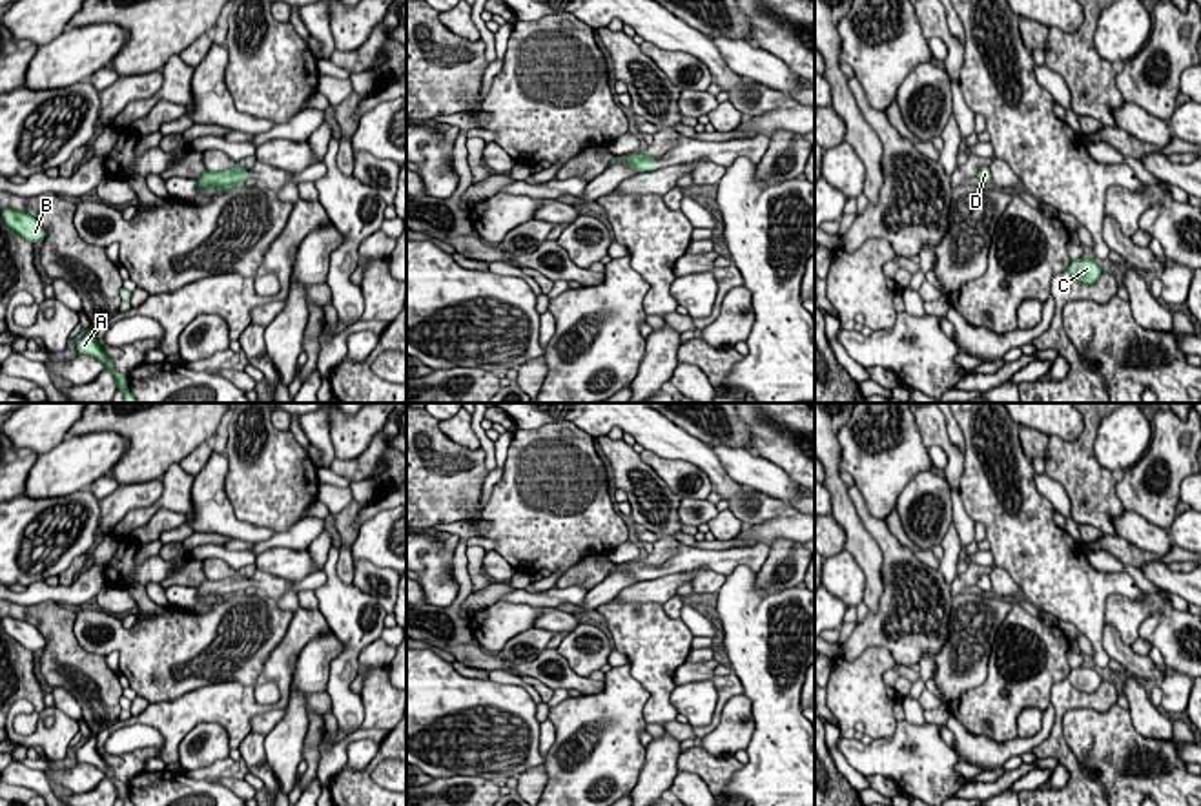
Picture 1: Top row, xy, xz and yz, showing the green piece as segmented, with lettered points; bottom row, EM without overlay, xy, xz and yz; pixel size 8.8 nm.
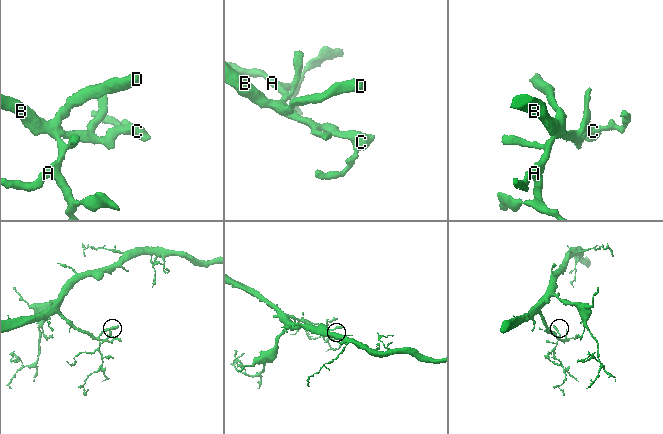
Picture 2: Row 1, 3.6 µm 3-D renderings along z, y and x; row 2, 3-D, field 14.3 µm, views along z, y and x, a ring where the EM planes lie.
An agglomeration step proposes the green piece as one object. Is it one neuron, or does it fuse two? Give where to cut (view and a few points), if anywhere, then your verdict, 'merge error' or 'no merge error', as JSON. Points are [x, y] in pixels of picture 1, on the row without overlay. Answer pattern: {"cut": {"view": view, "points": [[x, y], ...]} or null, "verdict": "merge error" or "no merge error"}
{"cut": null, "verdict": "no merge error"}

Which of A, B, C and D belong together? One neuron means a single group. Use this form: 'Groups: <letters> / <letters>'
Groups: A B C D

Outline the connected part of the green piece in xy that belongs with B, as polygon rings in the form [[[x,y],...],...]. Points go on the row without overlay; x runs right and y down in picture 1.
[[[2,616],[0,618],[5,633],[13,636],[16,642],[20,642],[27,651],[44,651],[46,647],[46,638],[42,633],[31,625],[26,620],[18,620],[13,616]]]

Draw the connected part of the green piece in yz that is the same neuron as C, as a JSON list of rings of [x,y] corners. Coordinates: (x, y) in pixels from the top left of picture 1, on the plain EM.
[[[1092,667],[1072,669],[1068,680],[1075,689],[1083,693],[1093,693],[1101,684],[1099,673]]]

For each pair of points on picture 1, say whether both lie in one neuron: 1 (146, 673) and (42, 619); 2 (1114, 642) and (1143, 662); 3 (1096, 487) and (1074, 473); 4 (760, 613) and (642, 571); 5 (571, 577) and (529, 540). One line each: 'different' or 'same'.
1: different
2: same
3: same
4: different
5: different

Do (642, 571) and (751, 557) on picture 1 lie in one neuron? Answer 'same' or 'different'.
same

